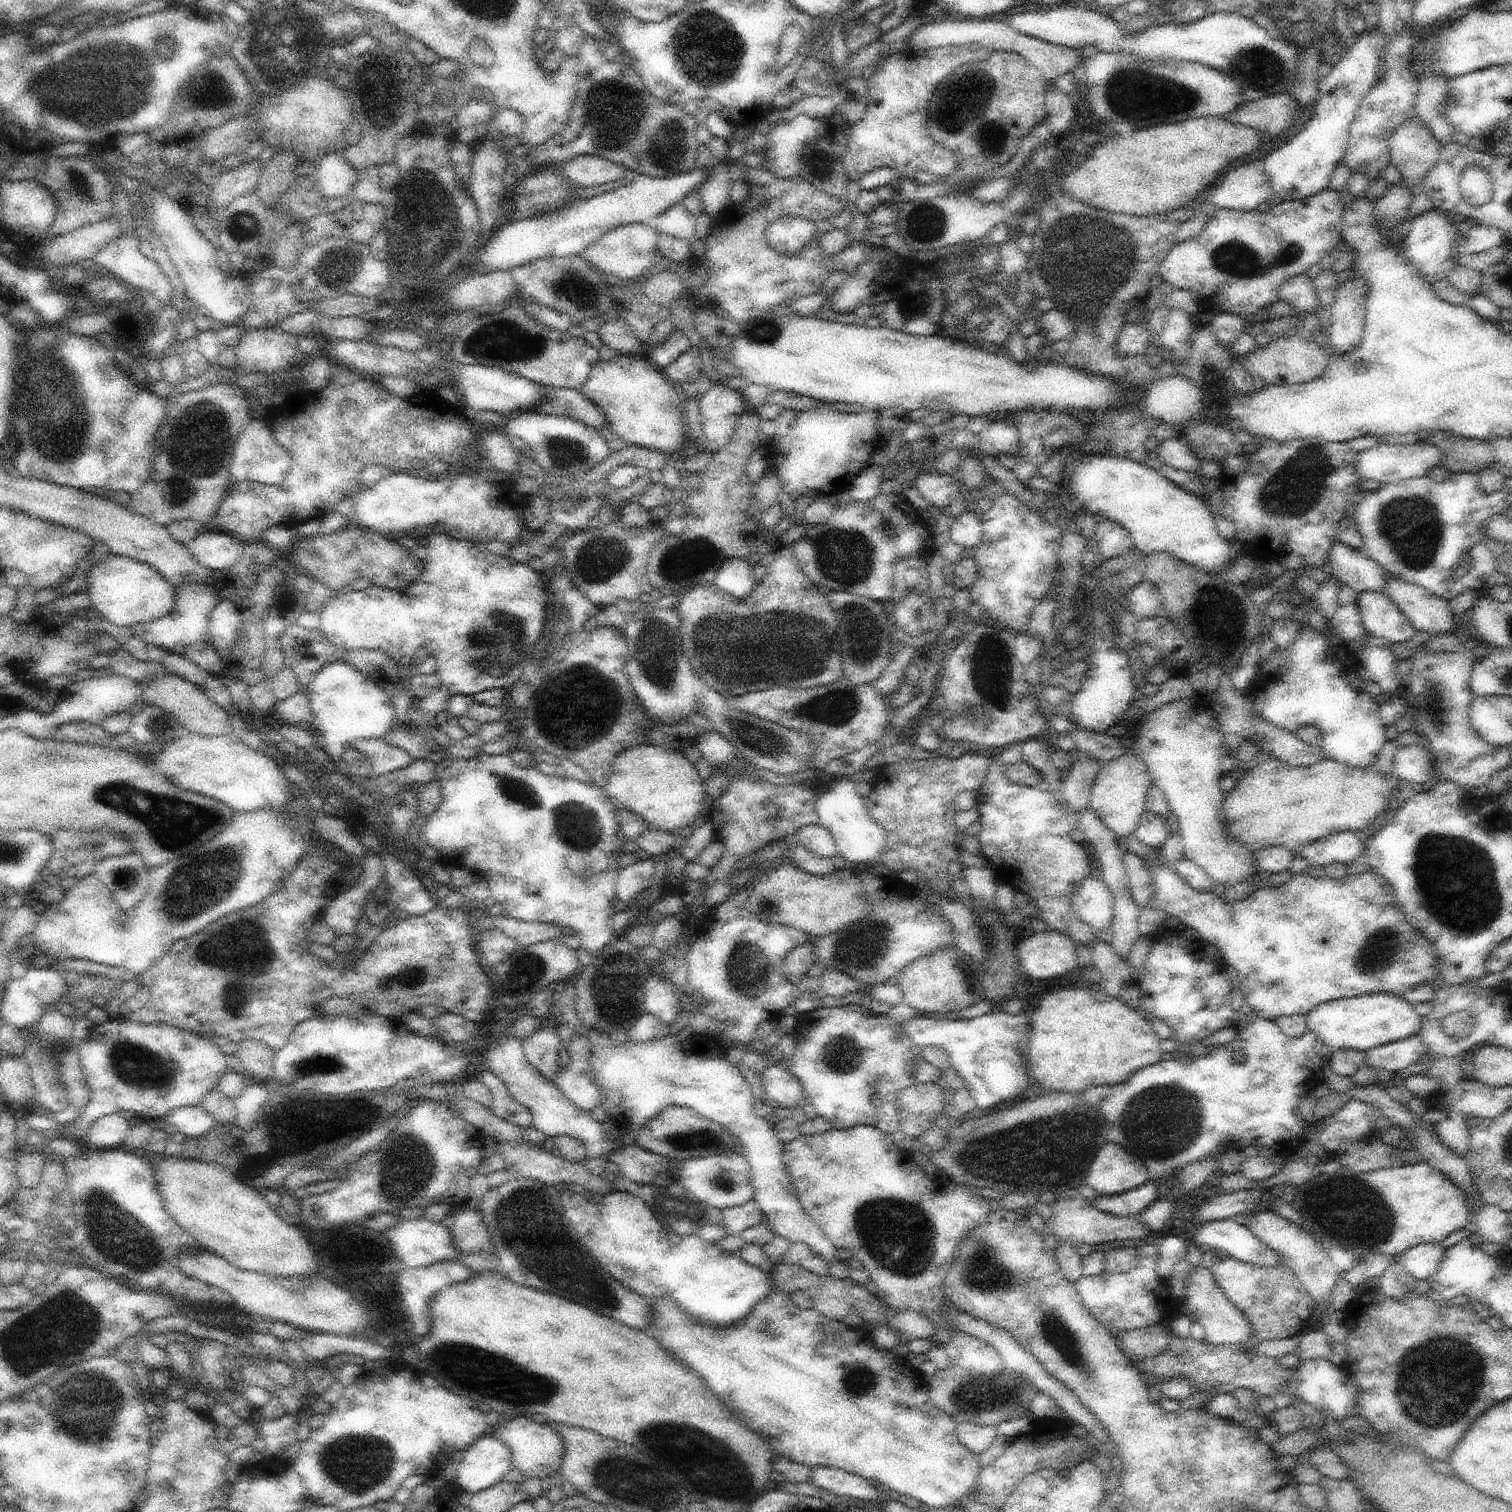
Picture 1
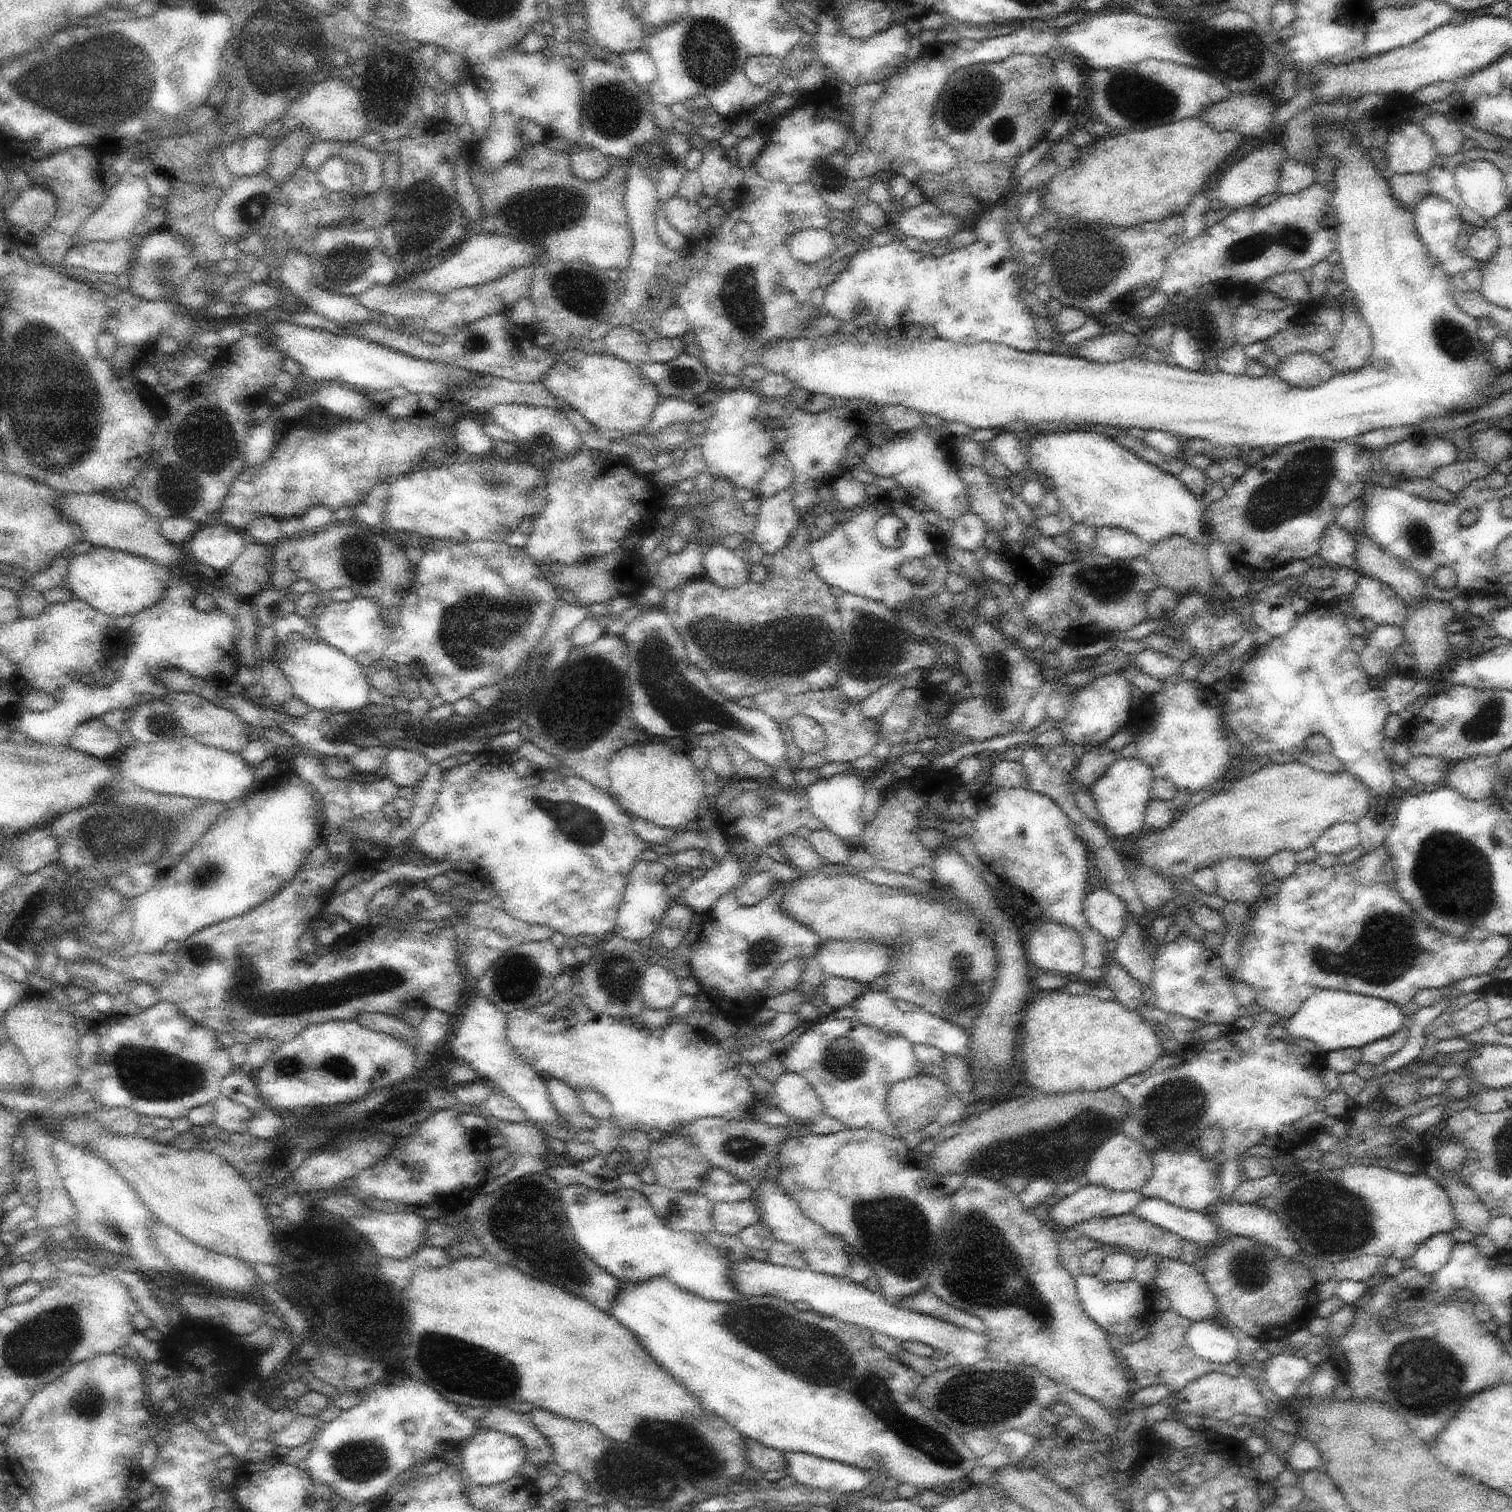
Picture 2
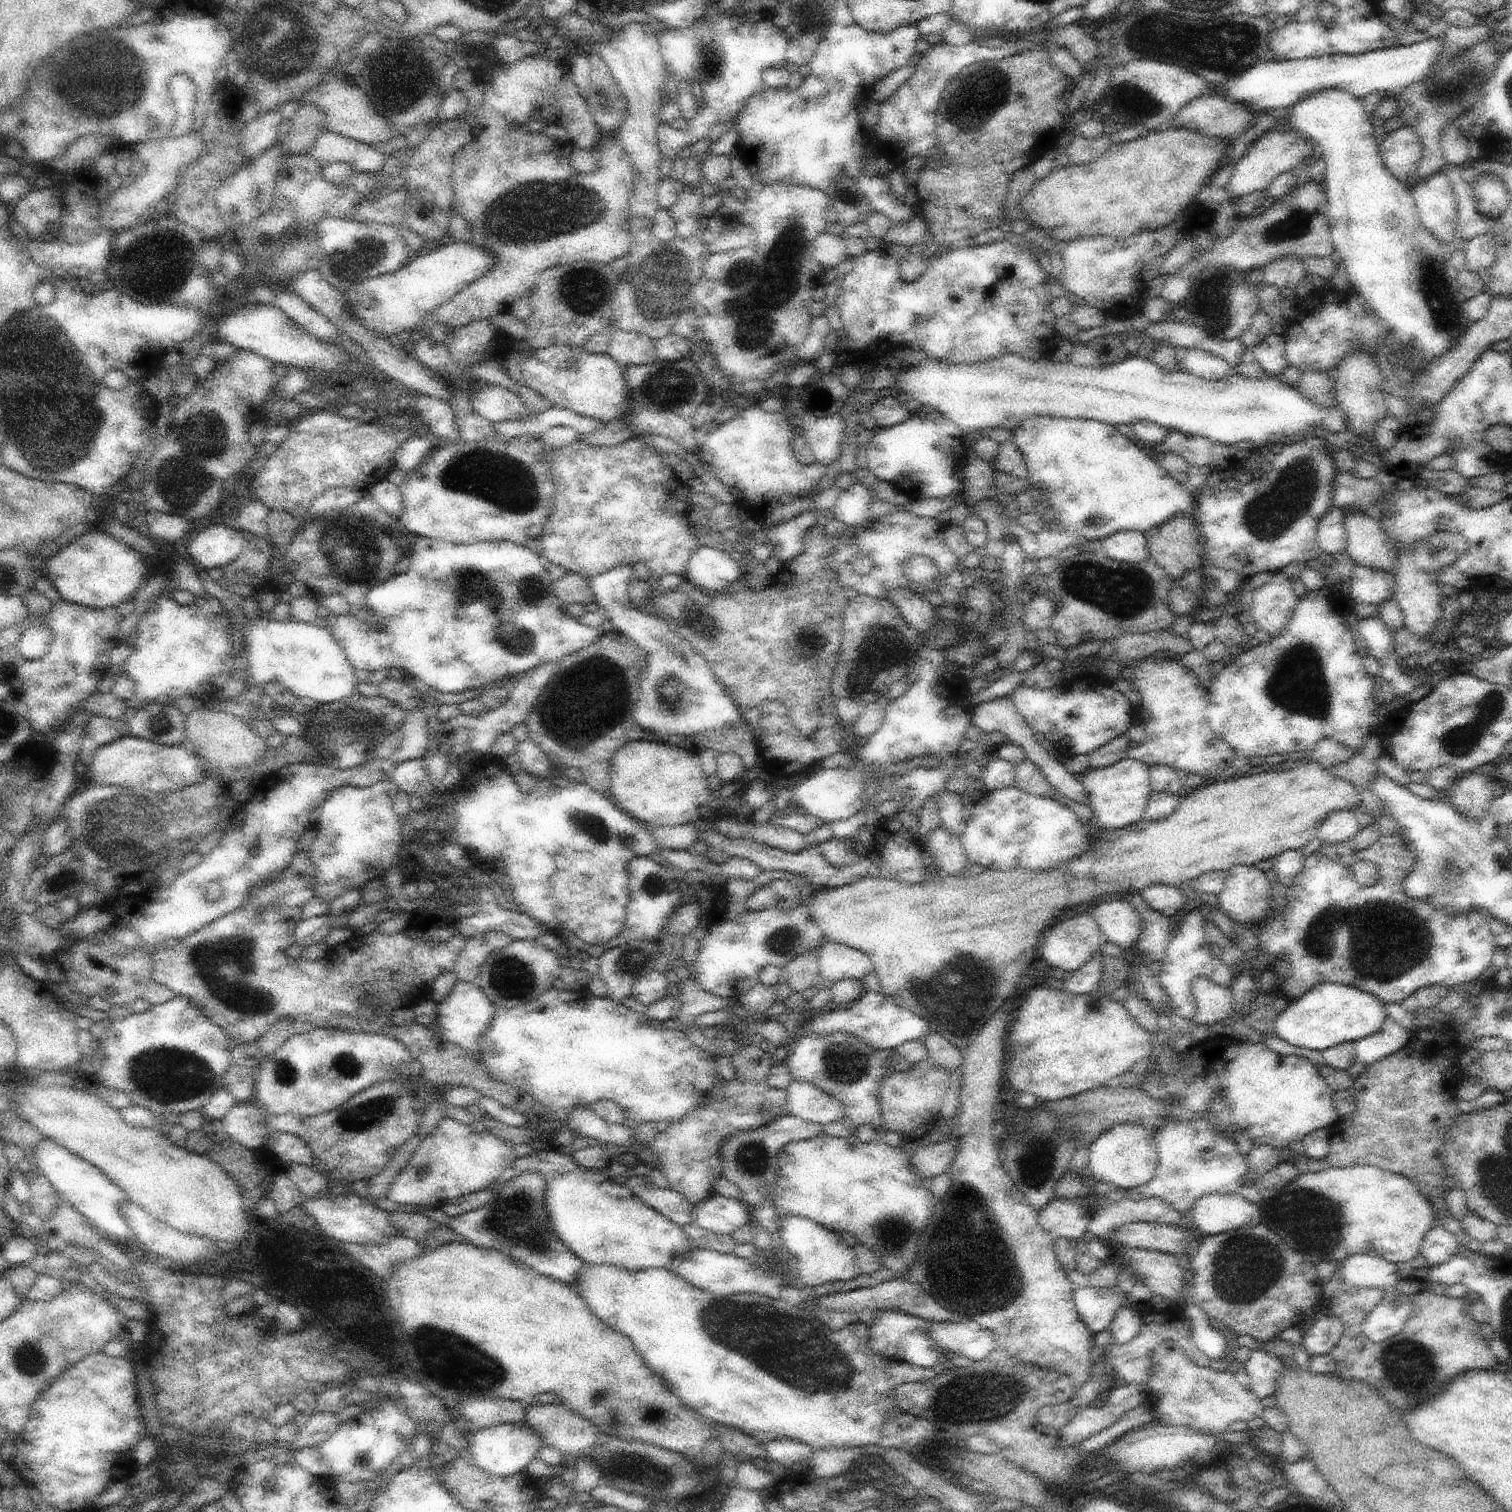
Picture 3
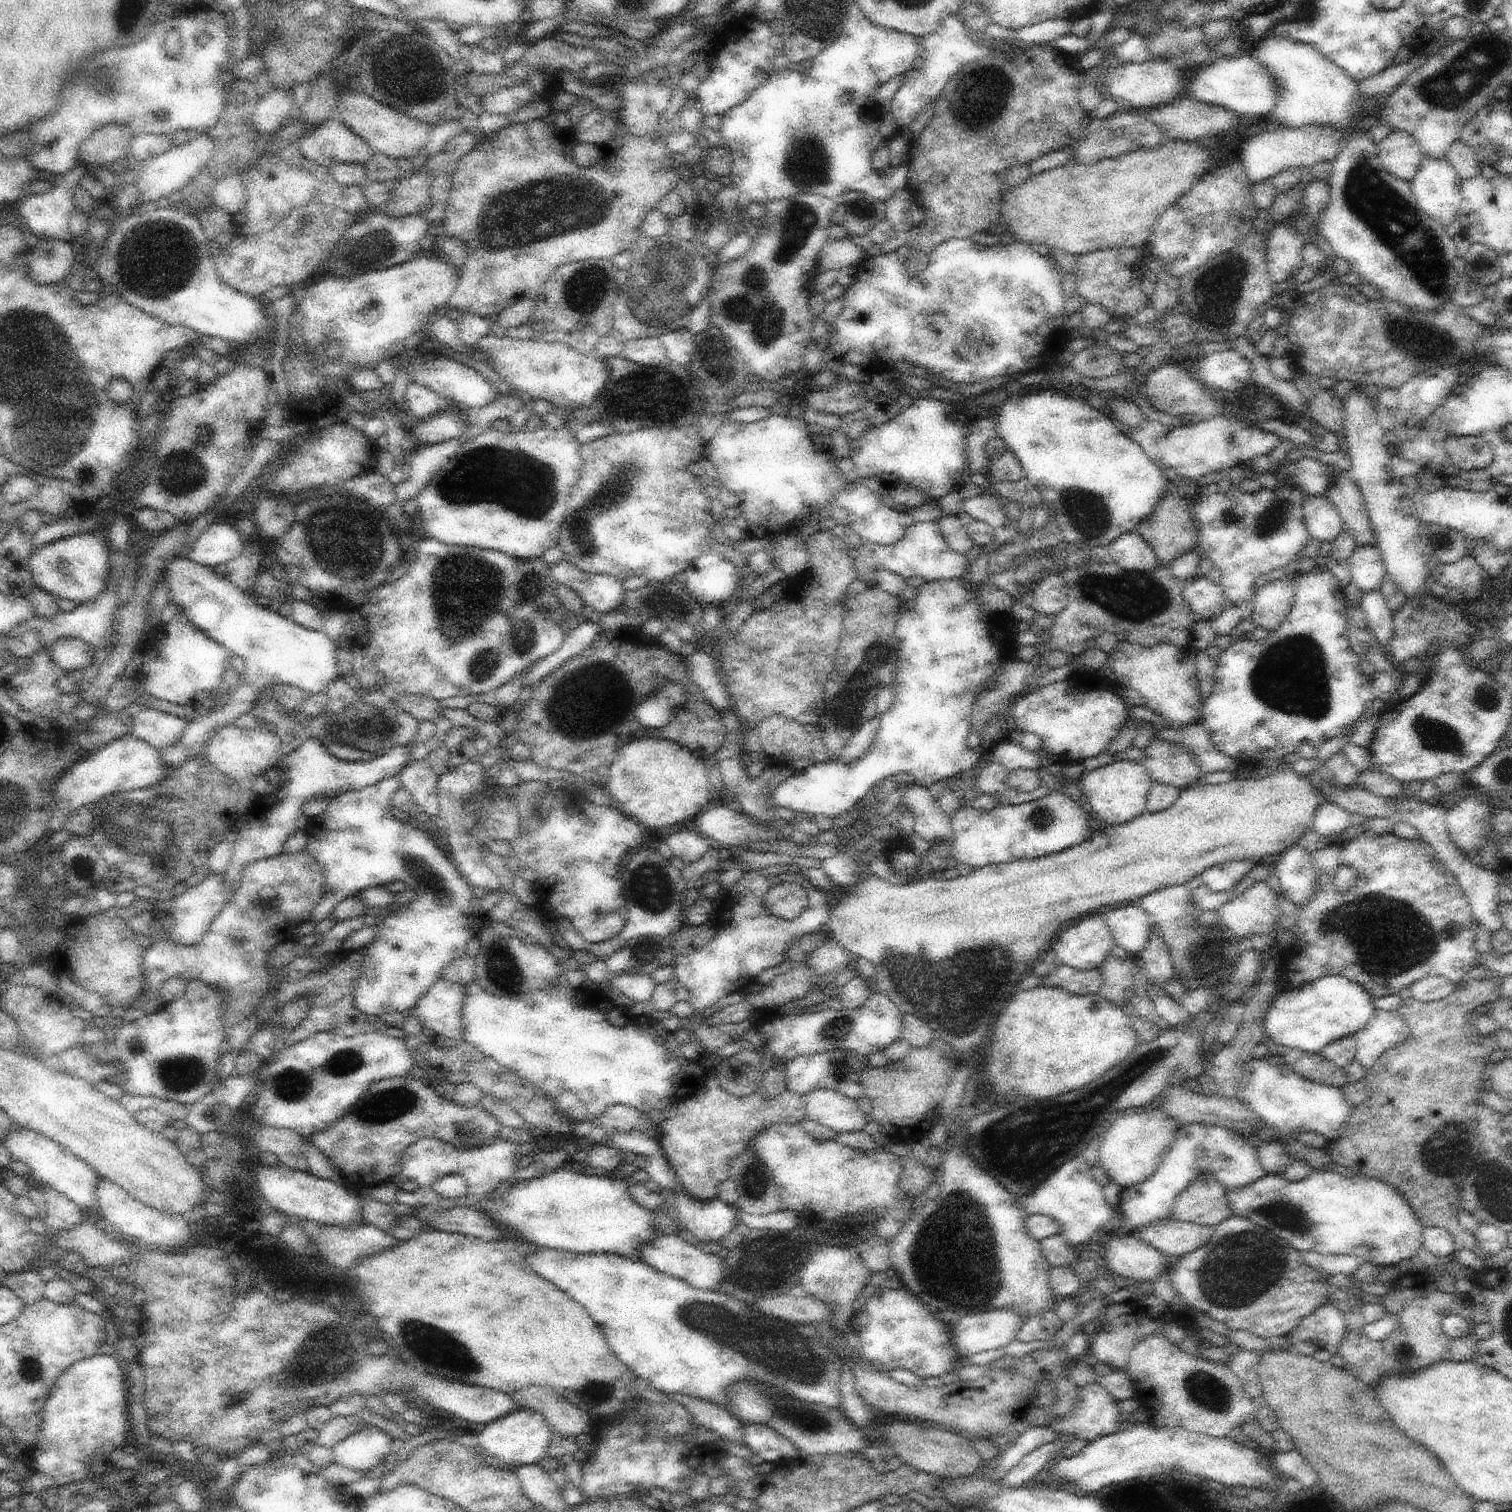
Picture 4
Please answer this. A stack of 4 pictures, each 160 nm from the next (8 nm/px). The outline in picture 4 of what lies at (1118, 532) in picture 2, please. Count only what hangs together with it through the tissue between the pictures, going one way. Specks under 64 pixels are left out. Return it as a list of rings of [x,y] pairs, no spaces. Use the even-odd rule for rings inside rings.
[[[1125,532],[1109,544],[1113,562],[1125,571],[1151,571],[1158,569],[1161,560],[1138,532]]]

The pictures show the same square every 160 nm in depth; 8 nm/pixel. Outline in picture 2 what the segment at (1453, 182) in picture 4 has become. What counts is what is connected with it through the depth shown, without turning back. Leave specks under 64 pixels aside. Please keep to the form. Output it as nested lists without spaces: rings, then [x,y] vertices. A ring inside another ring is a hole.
[[[1429,194],[1413,211],[1414,224],[1416,224],[1416,232],[1418,232],[1420,240],[1426,244],[1426,250],[1442,264],[1442,268],[1448,276],[1452,277],[1460,271],[1474,268],[1481,272],[1485,267],[1485,263],[1470,258],[1465,251],[1460,251],[1456,247],[1456,240],[1458,240],[1460,232],[1466,227],[1457,206],[1454,206],[1452,202],[1448,202],[1446,198],[1442,198],[1442,195]]]

